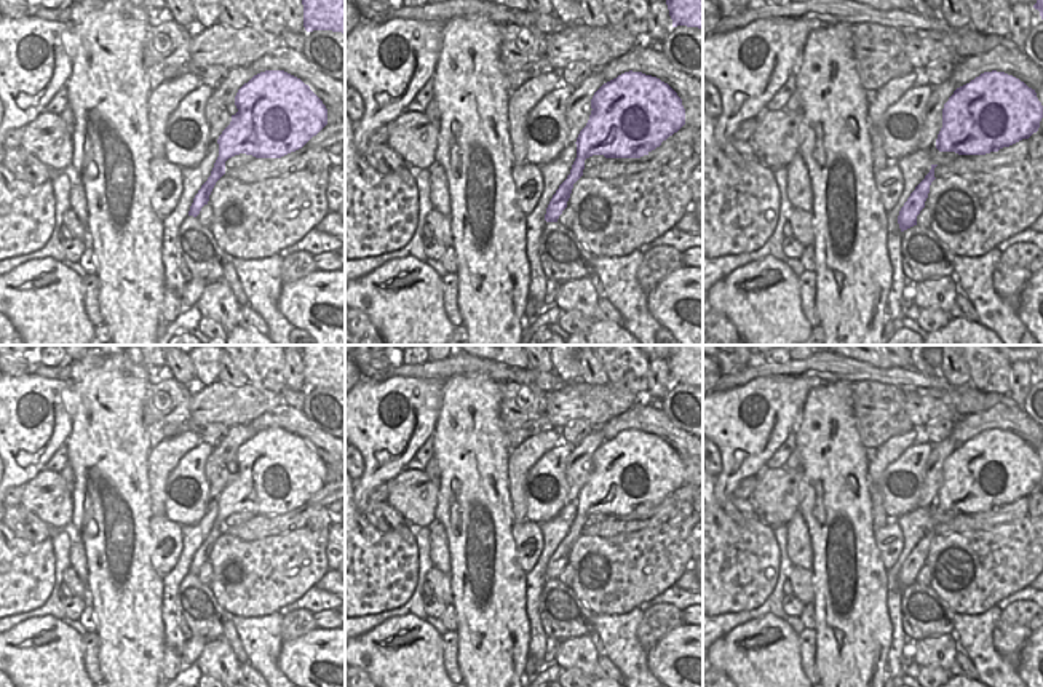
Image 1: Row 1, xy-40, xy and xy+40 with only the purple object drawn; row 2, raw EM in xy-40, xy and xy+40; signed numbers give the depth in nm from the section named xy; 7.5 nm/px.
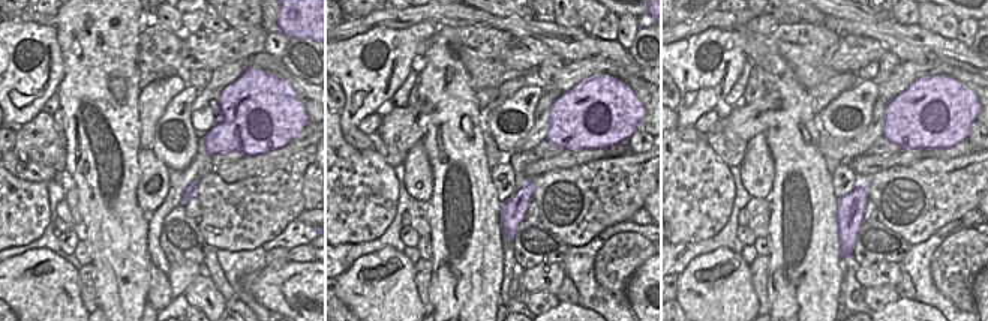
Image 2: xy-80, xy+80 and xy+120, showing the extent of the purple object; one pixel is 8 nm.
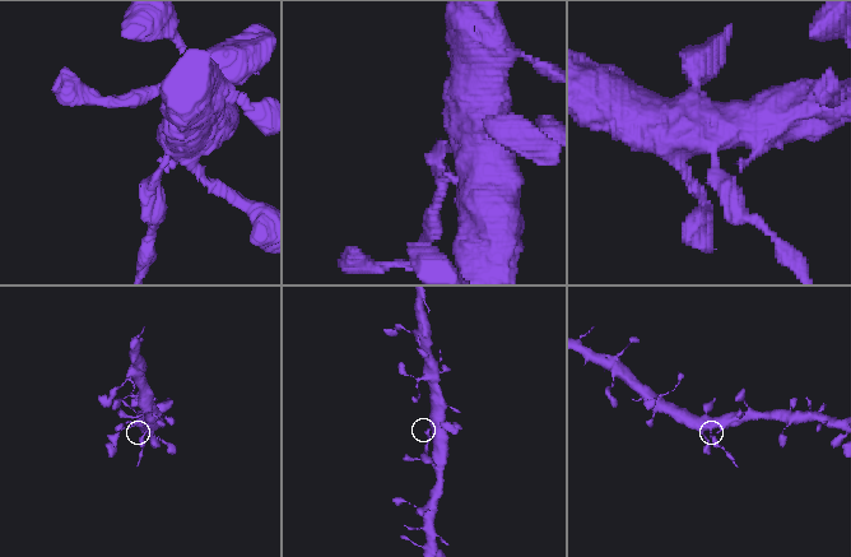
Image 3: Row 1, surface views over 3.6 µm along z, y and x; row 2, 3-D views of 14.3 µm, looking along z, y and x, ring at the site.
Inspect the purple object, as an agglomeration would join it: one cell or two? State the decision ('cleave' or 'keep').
cleave

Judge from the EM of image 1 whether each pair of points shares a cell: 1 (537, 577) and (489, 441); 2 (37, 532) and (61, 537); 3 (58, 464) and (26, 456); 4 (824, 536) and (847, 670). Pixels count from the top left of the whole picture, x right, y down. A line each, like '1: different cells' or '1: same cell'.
1: different cells
2: different cells
3: different cells
4: same cell

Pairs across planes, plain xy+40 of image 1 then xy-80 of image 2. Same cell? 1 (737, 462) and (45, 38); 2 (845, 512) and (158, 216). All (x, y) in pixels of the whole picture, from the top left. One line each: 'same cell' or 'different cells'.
1: same cell
2: different cells

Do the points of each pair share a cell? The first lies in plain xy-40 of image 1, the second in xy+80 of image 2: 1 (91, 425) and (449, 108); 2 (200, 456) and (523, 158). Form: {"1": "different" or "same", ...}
{"1": "same", "2": "different"}

